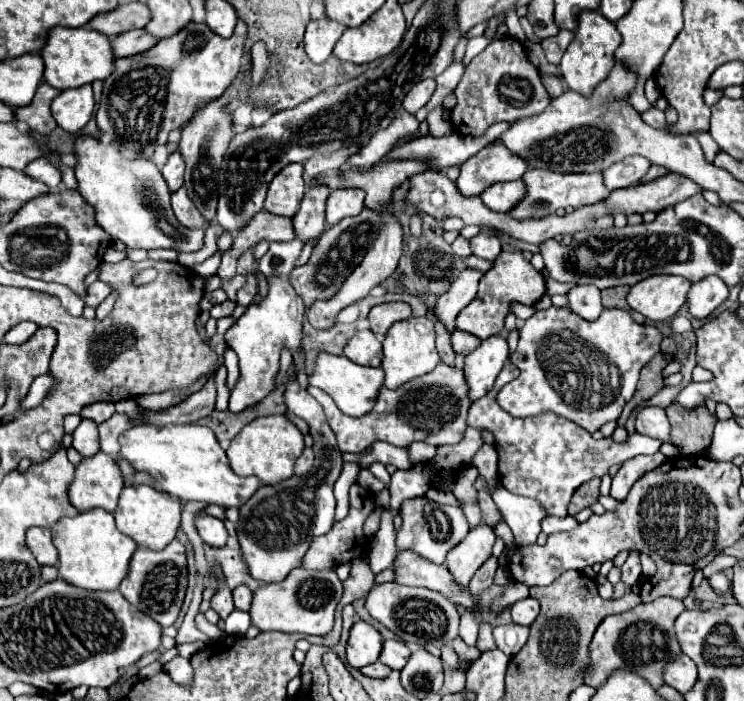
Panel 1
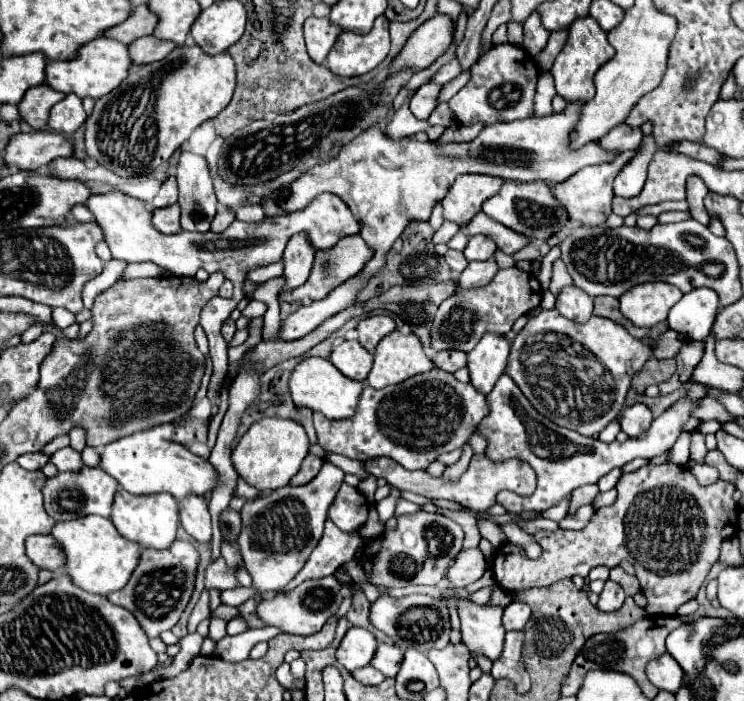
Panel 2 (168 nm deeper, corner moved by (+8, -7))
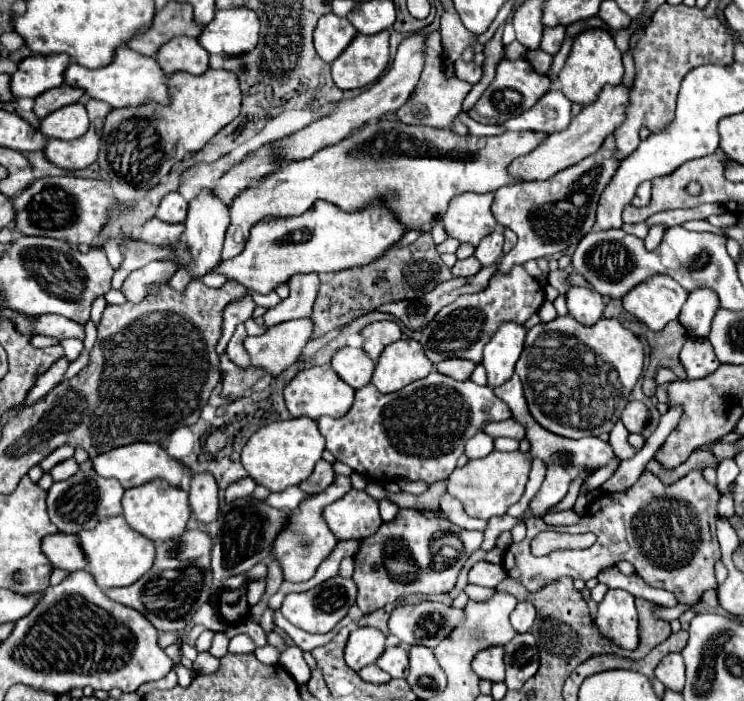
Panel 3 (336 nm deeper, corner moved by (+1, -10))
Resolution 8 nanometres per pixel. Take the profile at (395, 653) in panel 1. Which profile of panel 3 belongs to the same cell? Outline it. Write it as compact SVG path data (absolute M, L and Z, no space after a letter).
M387 647L385 651L383 651L383 655L377 659L377 665L383 669L383 671L387 671L393 679L405 679L407 677L407 663L409 663L409 659L407 659L407 649L403 649L403 647Z

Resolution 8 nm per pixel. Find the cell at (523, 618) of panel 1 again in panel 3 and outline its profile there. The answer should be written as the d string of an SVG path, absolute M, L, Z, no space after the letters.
M517 603L511 613L511 625L517 633L527 633L535 621L535 607L531 603Z

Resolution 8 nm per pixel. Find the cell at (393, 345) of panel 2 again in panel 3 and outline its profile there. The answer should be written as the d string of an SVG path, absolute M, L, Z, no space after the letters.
M399 339L385 347L381 353L371 383L381 393L395 393L401 387L427 377L433 371L433 363L419 347L415 339Z

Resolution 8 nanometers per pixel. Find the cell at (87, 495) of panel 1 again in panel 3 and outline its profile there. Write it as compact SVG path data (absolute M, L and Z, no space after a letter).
M77 471L71 479L57 481L47 491L49 517L63 533L79 533L83 529L93 529L105 517L121 515L123 491L125 489L117 479L95 475L95 471Z

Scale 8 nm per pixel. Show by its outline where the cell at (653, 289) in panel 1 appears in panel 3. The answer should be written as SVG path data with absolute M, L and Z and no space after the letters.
M655 275L655 279L647 279L647 281L639 283L637 287L633 287L621 301L623 301L625 311L629 311L631 315L635 315L649 329L661 331L669 321L673 321L673 319L679 317L679 311L681 311L683 303L687 301L687 291L677 281L673 281L671 277L667 277L667 275Z

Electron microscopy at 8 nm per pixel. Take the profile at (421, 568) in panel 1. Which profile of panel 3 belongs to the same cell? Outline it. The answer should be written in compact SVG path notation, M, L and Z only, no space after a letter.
M487 647L487 651L479 651L473 659L473 671L481 679L503 681L505 679L505 663L503 663L503 647Z

